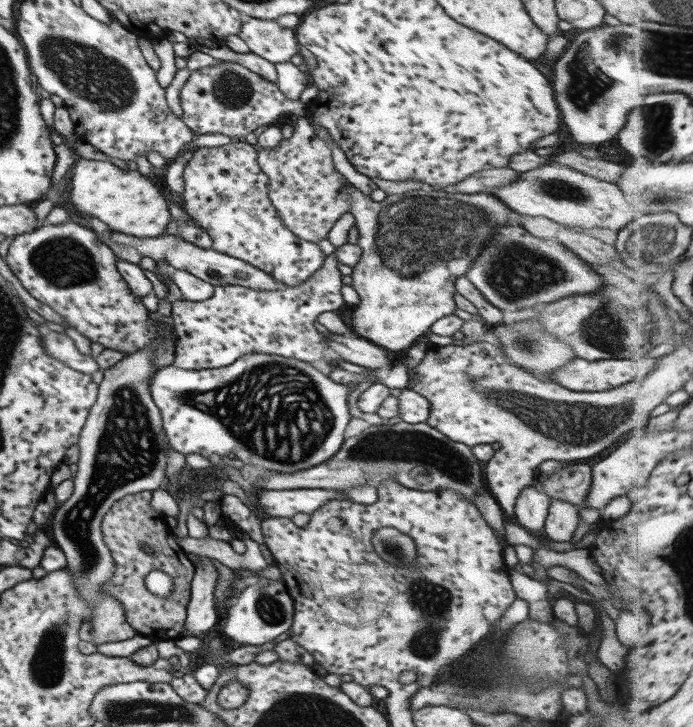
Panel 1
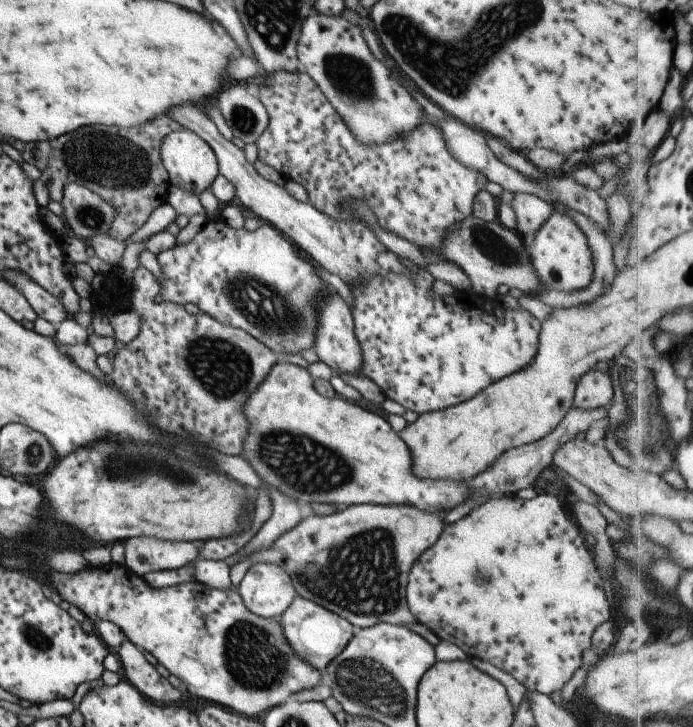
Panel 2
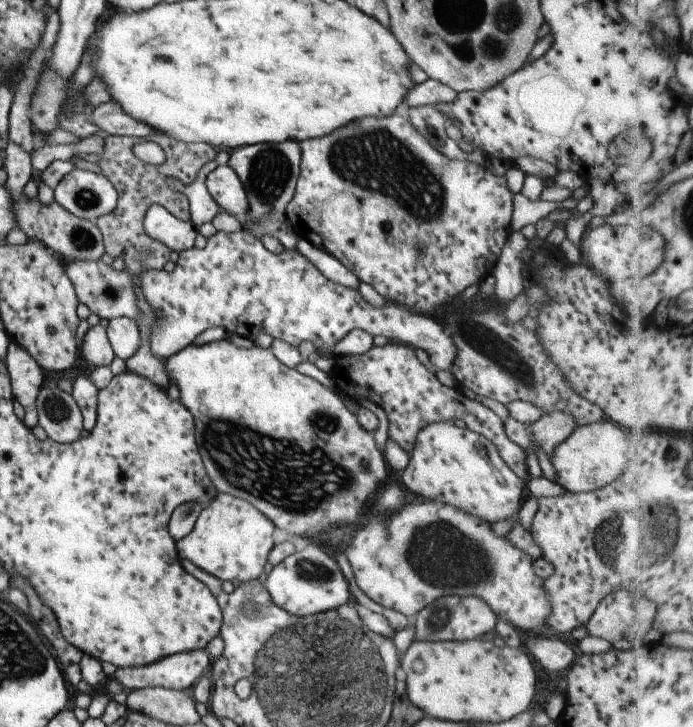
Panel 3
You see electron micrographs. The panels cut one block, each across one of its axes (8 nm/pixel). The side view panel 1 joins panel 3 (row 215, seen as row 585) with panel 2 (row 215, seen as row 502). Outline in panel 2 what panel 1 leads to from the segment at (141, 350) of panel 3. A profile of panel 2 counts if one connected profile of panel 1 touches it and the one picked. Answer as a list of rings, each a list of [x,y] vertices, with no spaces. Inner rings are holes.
[[[164,116],[130,130],[86,126],[52,140],[24,143],[10,137],[6,142],[20,152],[26,163],[34,165],[42,173],[41,179],[46,183],[52,201],[61,203],[64,188],[76,183],[86,186],[112,204],[118,214],[110,226],[109,237],[124,241],[148,221],[158,206],[167,204],[169,176],[160,160],[159,149],[164,136],[176,132],[178,128],[183,127]]]

